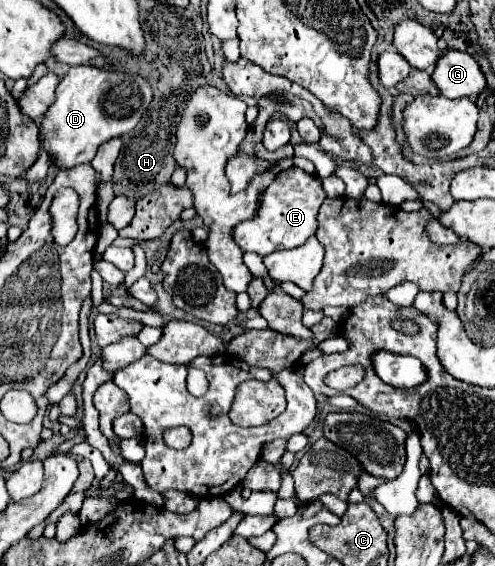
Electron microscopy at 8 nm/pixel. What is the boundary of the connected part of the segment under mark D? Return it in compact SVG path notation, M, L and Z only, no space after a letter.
M78 64L68 70L56 90L56 102L42 116L42 142L60 168L86 164L94 158L100 144L112 136L124 136L136 128L152 102L150 82L136 74L100 70L90 64Z

